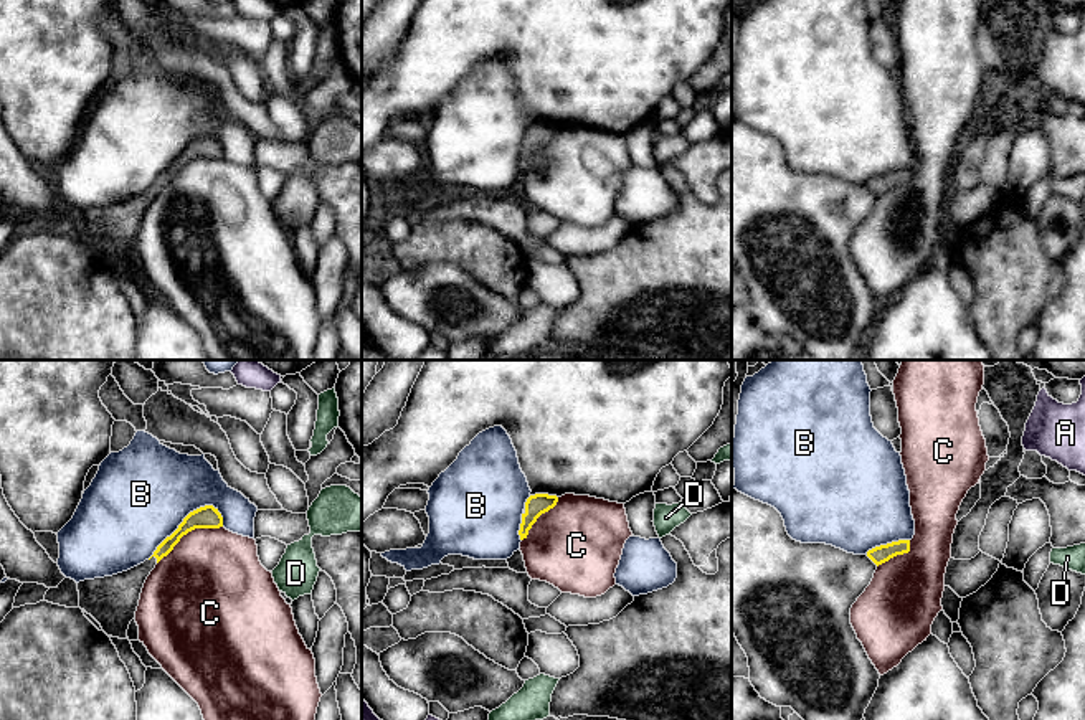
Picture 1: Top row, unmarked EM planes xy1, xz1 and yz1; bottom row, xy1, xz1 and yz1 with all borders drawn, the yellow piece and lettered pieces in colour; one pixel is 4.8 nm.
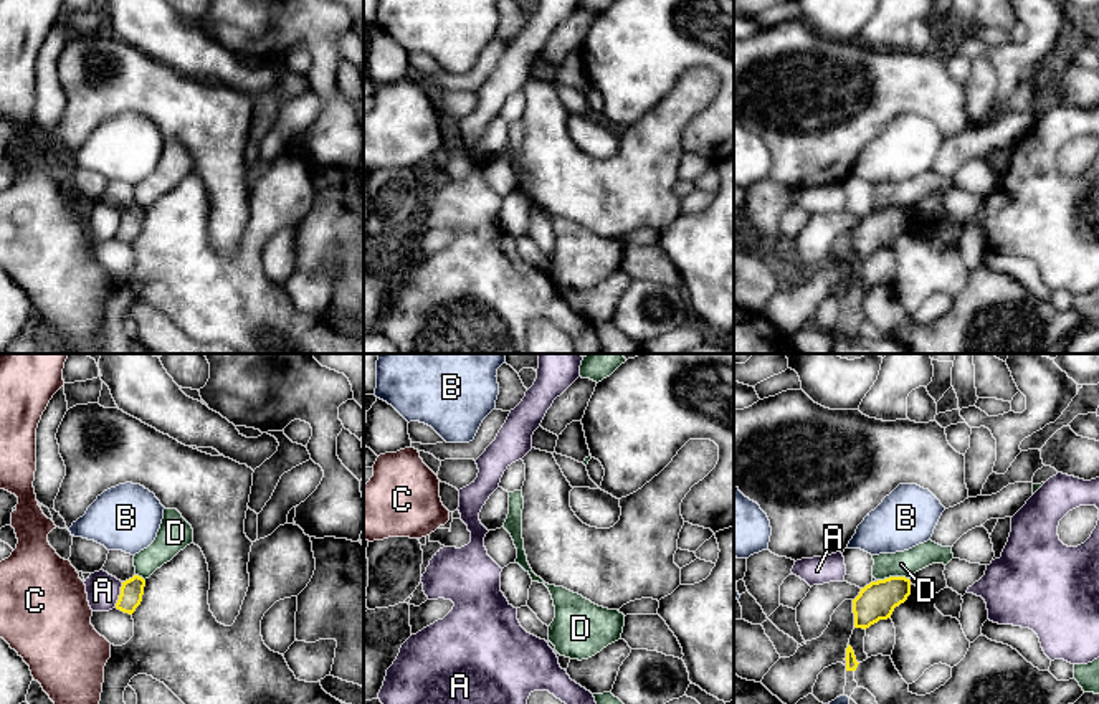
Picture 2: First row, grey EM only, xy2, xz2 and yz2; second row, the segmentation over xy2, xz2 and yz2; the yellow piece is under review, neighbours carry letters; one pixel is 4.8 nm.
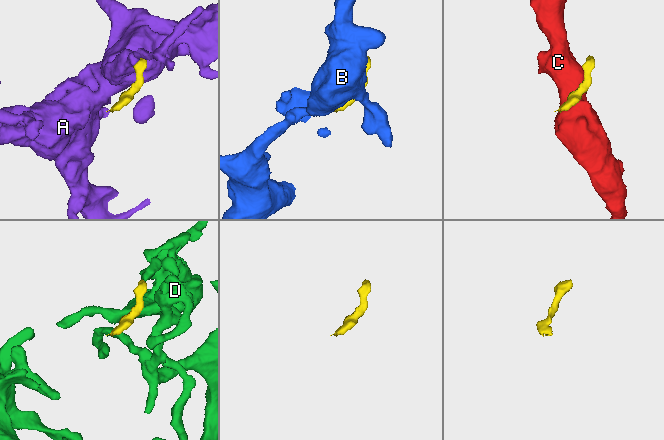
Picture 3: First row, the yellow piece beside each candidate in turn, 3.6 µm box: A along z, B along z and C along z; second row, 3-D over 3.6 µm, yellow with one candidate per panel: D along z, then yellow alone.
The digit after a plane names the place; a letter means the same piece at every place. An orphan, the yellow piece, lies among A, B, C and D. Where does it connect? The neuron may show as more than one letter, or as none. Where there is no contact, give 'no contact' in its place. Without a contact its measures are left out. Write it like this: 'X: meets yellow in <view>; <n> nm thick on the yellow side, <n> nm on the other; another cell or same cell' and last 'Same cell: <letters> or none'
A: meets yellow in xy2; 110 nm thick on the yellow side, 160 nm on the other; another cell
B: meets yellow in xy1; 110 nm thick on the yellow side, 480 nm on the other; another cell
C: meets yellow in xy1; 110 nm thick on the yellow side, 460 nm on the other; another cell
D: meets yellow in yz2; 180 nm thick on the yellow side, 130 nm on the other; another cell
Same cell: none

